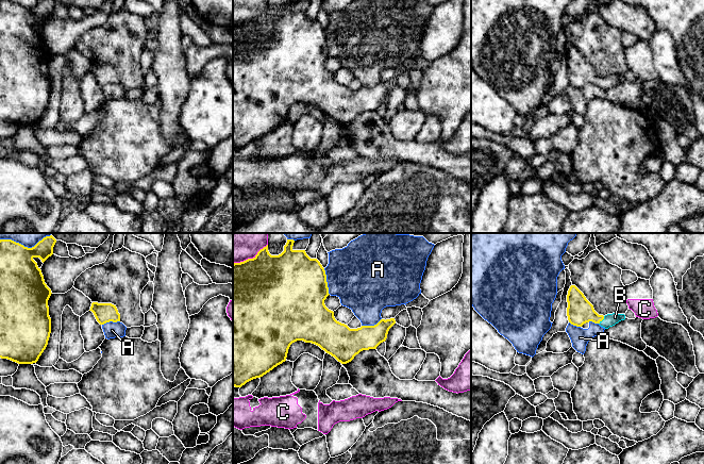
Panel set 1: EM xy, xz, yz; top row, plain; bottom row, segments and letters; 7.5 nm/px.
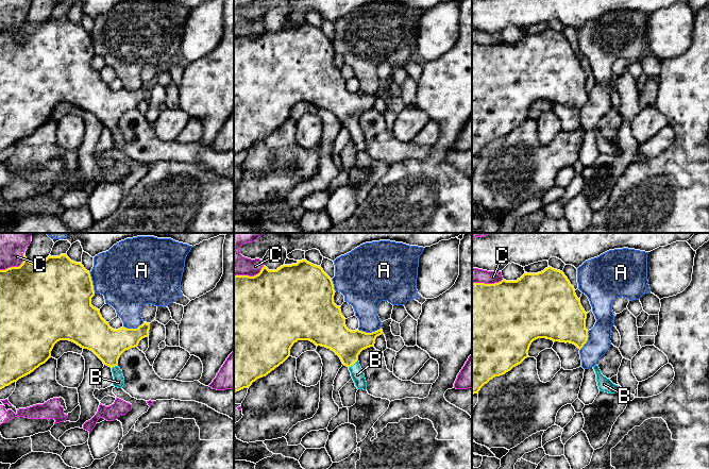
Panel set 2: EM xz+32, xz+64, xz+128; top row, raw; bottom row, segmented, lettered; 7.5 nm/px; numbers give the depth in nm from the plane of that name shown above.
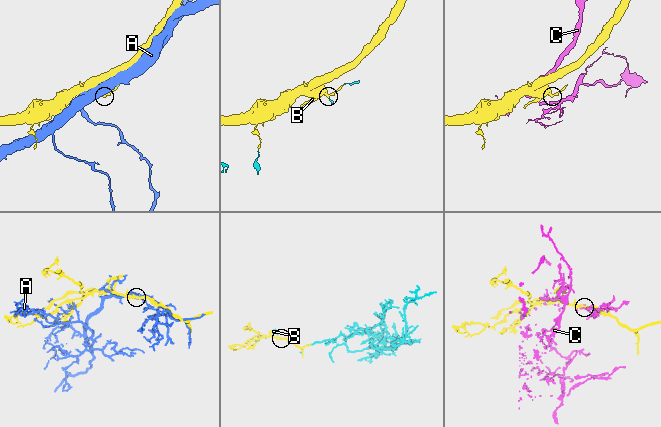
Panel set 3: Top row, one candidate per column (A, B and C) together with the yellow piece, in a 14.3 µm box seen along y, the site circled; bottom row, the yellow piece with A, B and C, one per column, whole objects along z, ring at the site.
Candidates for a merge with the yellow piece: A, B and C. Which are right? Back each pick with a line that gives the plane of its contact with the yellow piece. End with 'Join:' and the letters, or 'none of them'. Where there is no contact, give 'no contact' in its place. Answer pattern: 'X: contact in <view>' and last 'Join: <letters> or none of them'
B: contact in yz
Join: B

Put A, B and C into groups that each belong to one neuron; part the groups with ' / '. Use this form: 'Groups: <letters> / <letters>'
Groups: A / B / C

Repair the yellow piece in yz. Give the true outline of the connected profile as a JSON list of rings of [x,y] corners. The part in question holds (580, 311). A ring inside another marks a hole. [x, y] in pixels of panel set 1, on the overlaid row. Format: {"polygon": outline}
{"polygon": [[[571,285],[567,295],[567,316],[571,325],[582,327],[584,324],[592,321],[608,329],[621,320],[625,319],[624,314],[599,315],[593,305],[586,299],[584,294],[575,286]]]}

